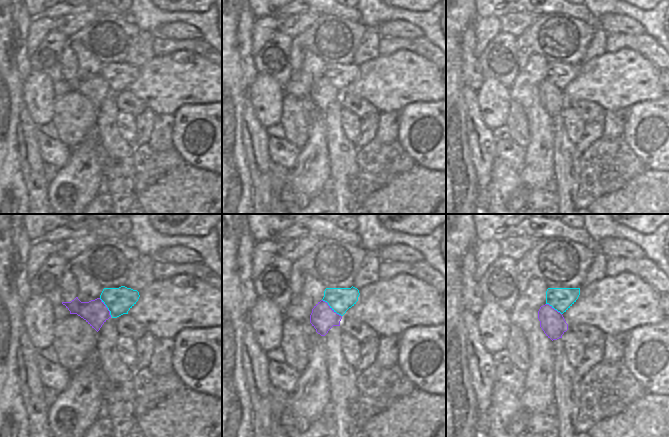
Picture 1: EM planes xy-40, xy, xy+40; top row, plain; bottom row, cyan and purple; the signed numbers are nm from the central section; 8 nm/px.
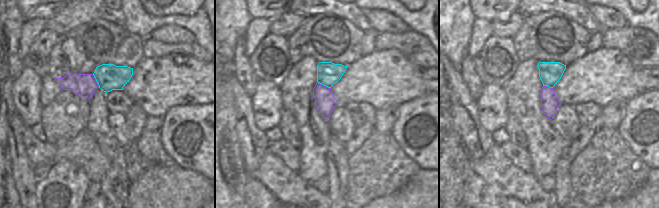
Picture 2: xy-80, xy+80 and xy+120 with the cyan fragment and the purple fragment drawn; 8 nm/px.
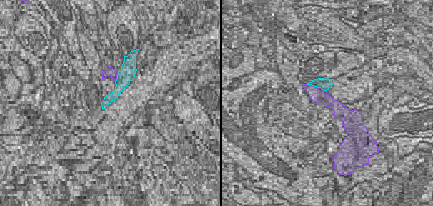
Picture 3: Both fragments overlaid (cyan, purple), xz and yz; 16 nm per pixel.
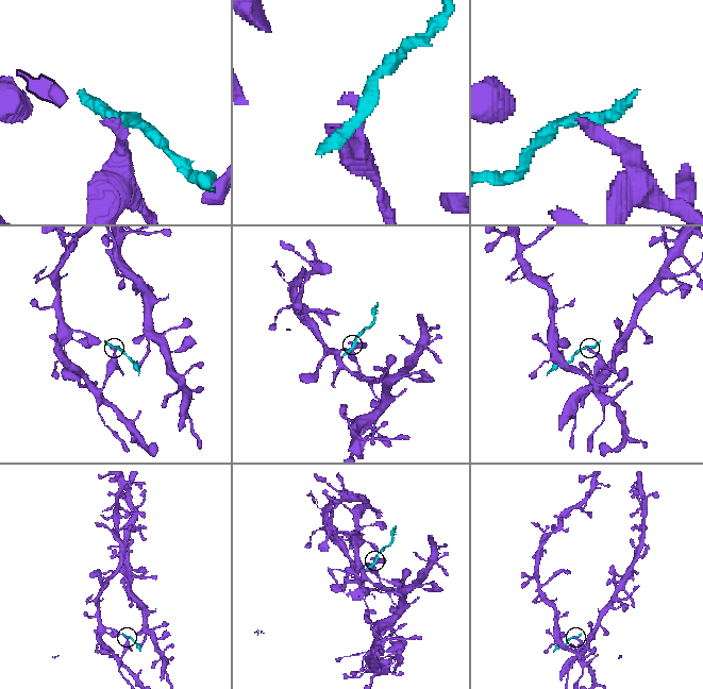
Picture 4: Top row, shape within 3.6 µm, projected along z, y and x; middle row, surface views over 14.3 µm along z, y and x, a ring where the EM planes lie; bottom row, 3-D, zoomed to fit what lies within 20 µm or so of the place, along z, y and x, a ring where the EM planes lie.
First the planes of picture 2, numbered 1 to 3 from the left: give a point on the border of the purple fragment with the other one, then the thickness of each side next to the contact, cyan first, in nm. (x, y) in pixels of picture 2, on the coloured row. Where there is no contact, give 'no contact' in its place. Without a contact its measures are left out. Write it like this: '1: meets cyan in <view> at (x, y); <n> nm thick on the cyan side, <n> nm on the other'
1: meets cyan in xy-80 at (96, 80); 220 nm thick on the cyan side, 190 nm on the other
2: meets cyan in xy+80 at (324, 85); 190 nm thick on the cyan side, 170 nm on the other
3: meets cyan in xy+120 at (548, 86); 180 nm thick on the cyan side, 140 nm on the other

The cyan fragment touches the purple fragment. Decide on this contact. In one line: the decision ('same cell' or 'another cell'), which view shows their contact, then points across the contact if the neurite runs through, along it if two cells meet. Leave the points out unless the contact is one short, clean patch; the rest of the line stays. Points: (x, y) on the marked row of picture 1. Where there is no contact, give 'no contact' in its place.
another cell; contact in xy; border xy (322, 299), (341, 316)

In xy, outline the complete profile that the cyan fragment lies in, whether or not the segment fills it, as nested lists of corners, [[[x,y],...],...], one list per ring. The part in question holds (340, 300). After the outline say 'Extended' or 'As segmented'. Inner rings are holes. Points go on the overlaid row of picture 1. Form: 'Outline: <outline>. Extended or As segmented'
Outline: [[[355,287],[351,288],[326,288],[323,301],[337,314],[343,316],[346,311],[358,301],[360,293]]]. As segmented.

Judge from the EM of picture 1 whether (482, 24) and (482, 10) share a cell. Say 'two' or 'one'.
two

